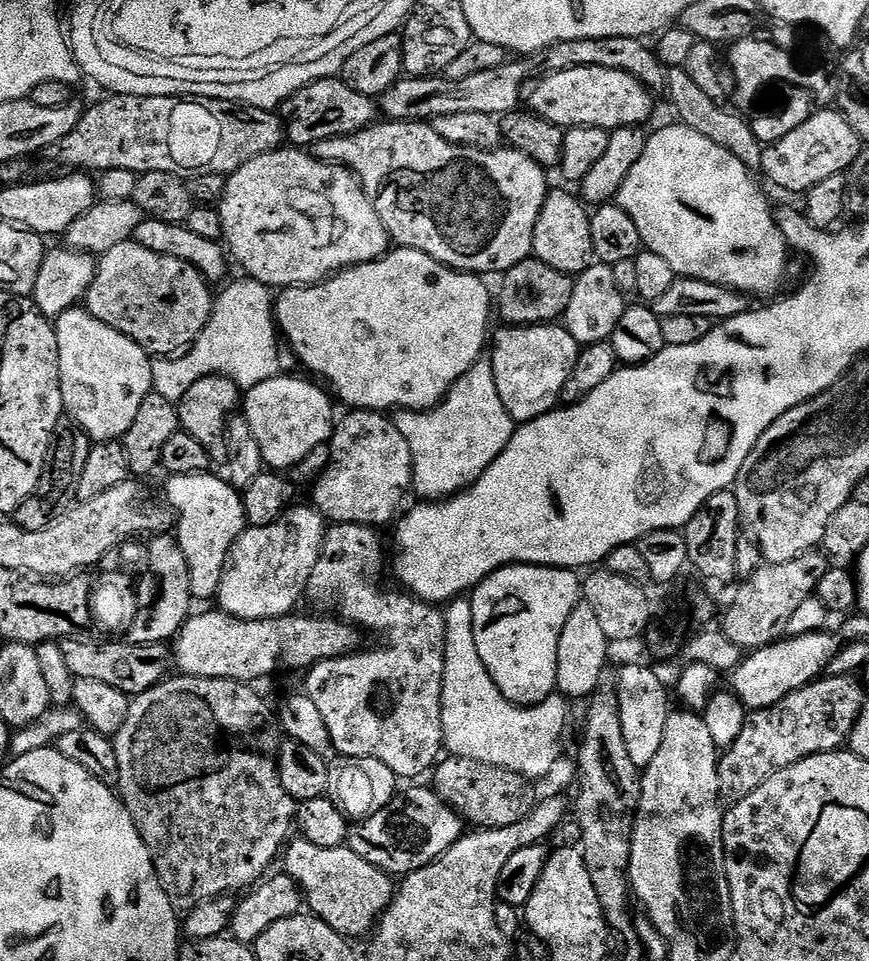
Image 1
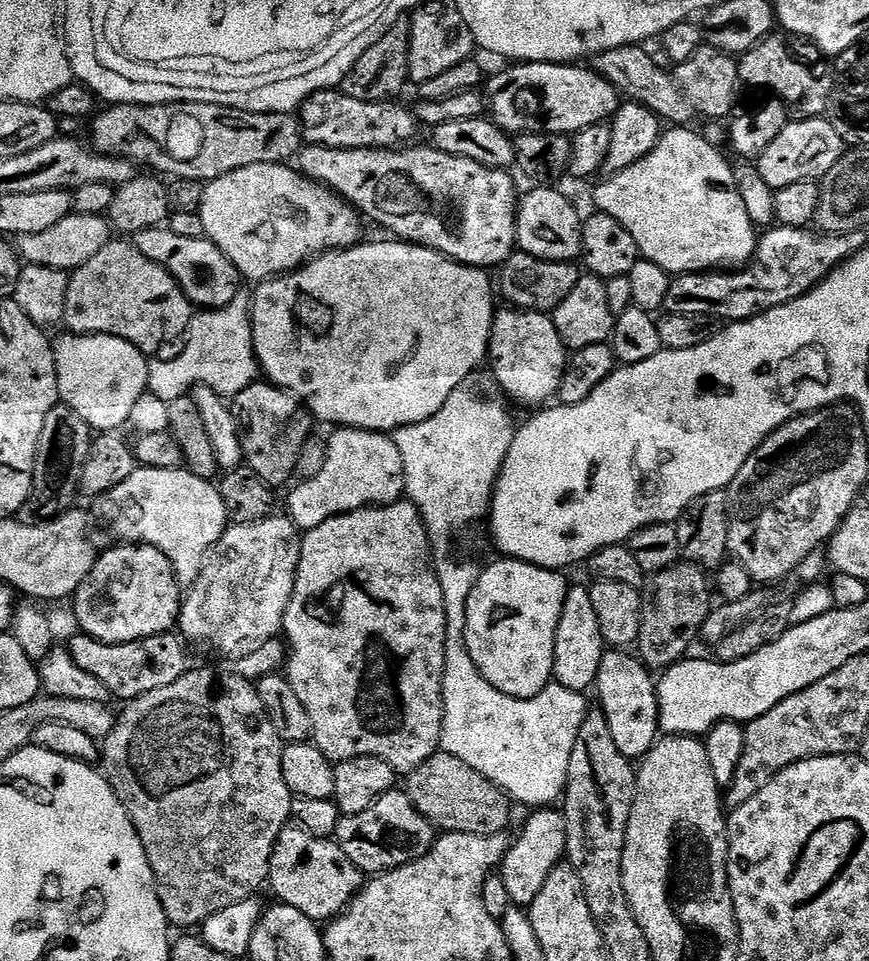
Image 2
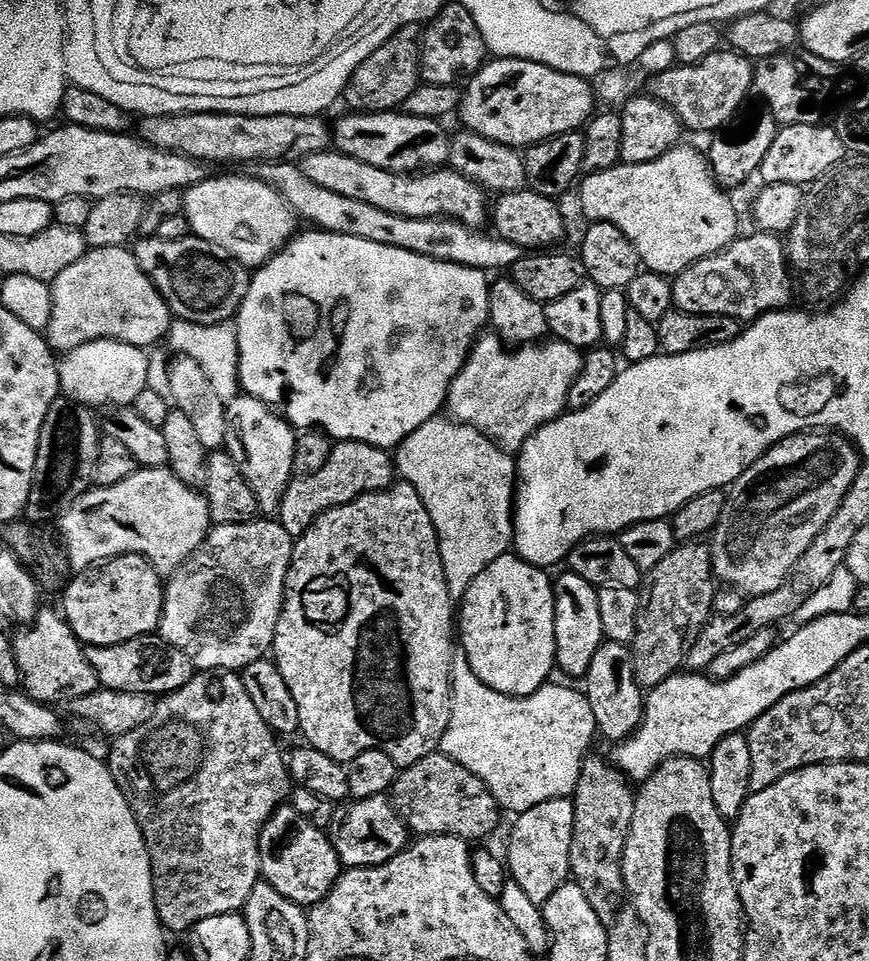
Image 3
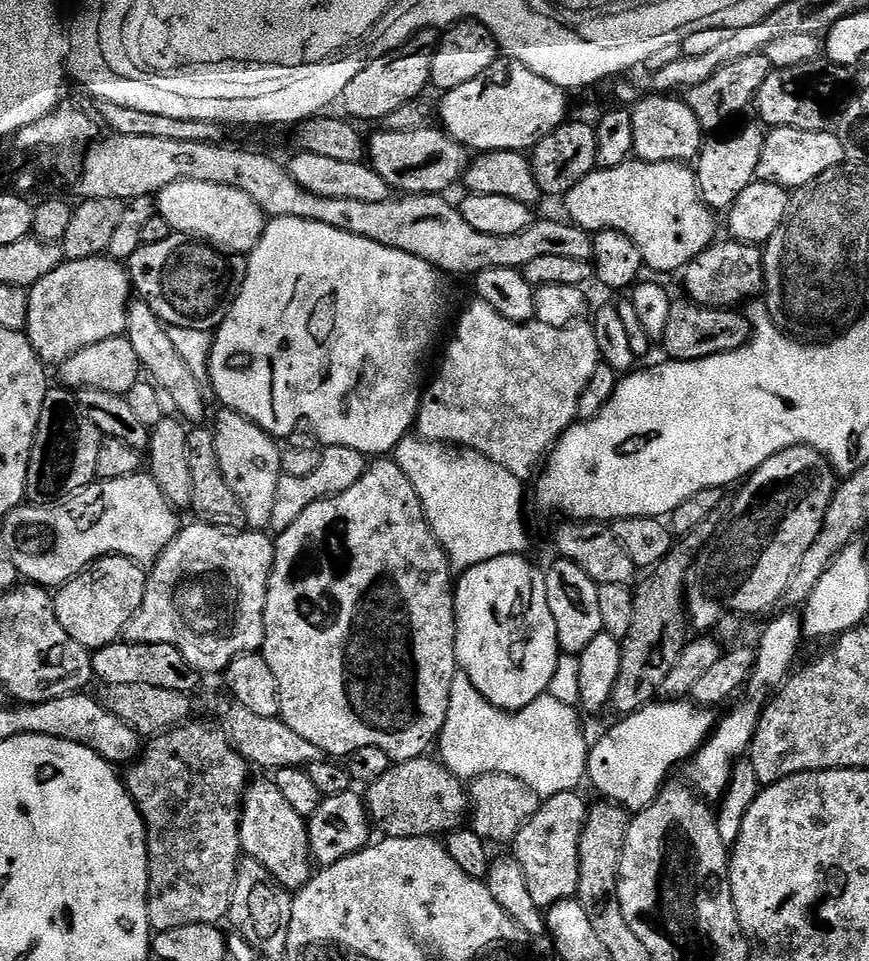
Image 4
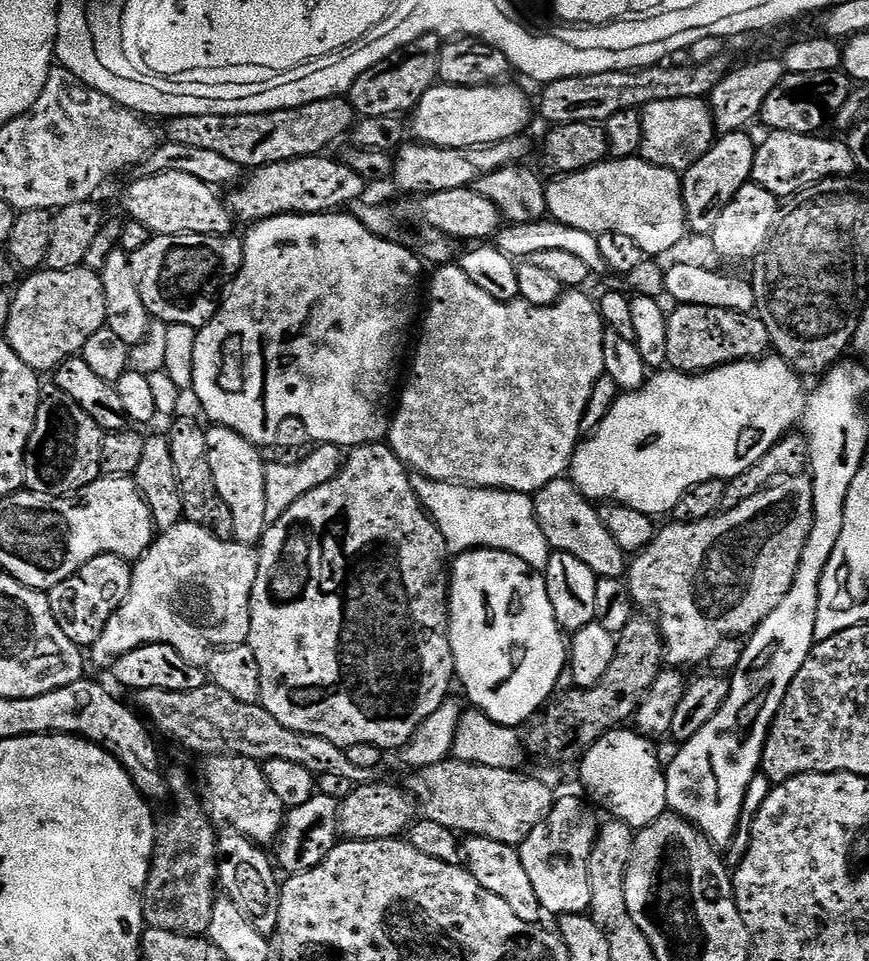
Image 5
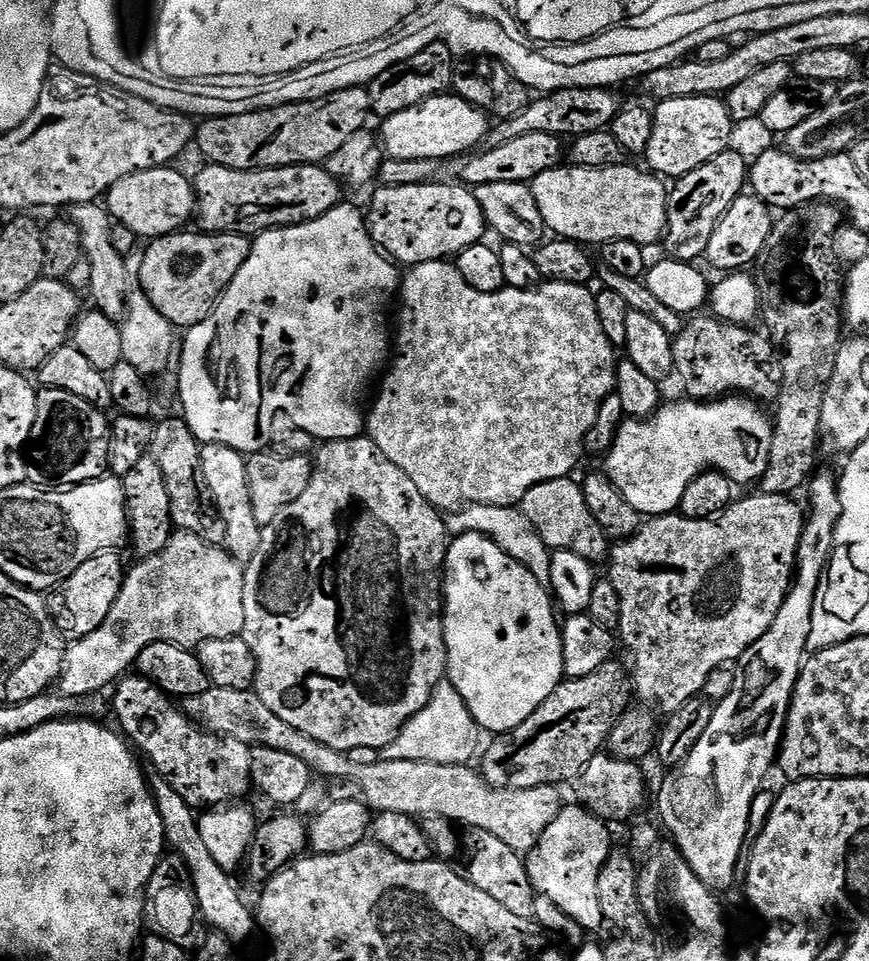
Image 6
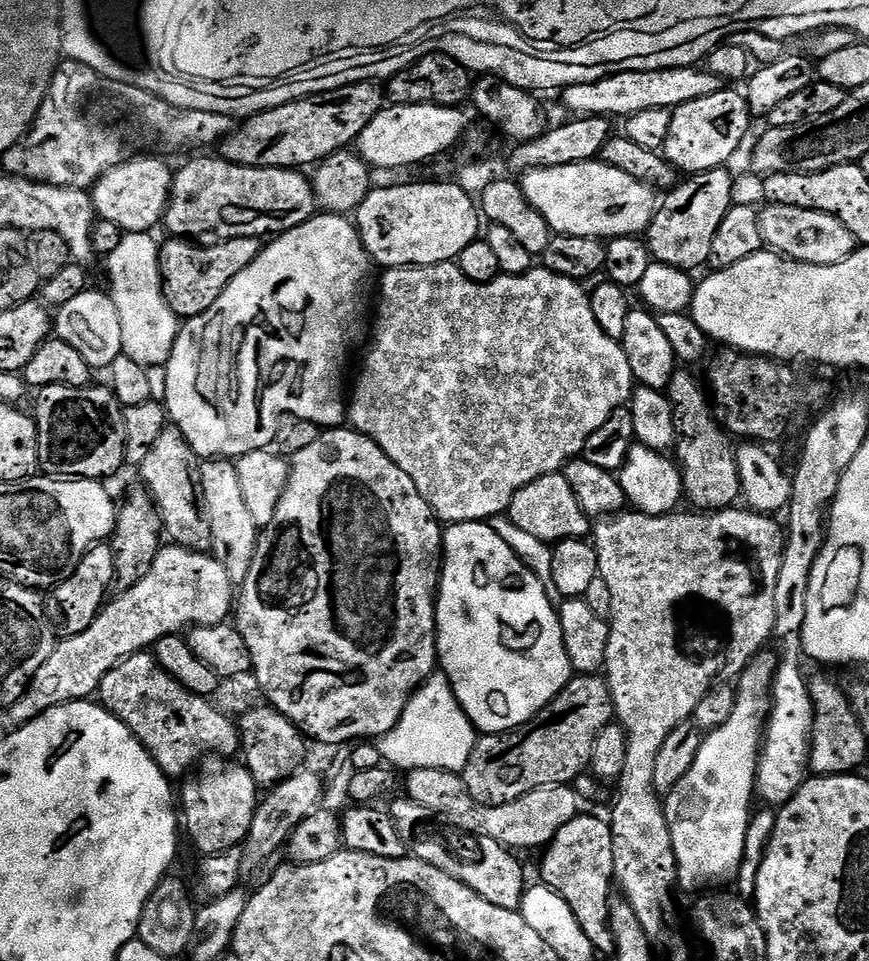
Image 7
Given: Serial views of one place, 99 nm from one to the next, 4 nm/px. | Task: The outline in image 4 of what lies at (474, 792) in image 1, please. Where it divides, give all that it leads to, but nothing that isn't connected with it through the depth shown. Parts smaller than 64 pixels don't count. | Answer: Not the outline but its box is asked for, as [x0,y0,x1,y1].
[366,755,470,837]

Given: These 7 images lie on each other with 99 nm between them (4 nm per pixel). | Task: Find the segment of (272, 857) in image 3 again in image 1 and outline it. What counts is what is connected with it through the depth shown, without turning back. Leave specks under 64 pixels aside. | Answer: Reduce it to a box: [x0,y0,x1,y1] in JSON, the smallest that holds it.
[282,838,393,937]

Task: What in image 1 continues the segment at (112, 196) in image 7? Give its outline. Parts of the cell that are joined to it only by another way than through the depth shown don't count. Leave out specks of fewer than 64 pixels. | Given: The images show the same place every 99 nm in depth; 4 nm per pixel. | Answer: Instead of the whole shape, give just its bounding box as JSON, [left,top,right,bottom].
[218,146,390,290]

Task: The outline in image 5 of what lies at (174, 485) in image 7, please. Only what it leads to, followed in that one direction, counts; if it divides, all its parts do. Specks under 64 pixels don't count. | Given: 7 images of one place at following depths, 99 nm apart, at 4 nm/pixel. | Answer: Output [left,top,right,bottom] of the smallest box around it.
[166,416,234,538]

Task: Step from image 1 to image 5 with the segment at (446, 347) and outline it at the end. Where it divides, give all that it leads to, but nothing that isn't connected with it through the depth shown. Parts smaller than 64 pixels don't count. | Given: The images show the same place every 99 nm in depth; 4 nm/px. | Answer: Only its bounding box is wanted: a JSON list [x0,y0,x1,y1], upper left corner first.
[191,214,422,450]

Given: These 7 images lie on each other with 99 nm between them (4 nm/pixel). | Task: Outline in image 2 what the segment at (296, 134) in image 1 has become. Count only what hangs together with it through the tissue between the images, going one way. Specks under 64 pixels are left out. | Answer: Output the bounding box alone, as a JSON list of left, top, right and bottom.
[298,90,418,150]

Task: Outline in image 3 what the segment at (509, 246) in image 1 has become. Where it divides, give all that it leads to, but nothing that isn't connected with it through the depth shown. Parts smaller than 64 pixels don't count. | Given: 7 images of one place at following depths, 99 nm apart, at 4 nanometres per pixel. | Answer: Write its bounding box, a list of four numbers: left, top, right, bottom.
[301,150,490,229]

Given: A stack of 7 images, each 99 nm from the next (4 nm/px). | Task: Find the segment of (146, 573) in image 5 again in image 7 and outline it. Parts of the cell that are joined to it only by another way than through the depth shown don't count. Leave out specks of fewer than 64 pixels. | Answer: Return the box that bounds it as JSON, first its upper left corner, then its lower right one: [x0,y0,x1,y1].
[3,546,234,729]

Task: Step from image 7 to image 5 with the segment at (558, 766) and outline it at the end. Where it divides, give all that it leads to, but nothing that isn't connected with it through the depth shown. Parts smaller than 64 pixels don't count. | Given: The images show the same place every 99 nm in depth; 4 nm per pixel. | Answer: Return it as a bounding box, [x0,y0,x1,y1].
[527,614,665,761]

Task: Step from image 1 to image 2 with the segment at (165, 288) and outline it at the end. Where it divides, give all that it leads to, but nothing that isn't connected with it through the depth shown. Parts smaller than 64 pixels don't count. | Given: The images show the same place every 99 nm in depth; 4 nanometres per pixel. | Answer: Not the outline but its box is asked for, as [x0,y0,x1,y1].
[63,242,194,354]

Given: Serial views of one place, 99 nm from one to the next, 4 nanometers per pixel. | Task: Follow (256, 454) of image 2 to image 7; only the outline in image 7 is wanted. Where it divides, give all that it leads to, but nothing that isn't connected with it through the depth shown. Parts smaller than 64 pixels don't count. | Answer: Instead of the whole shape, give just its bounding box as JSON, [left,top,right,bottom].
[200,458,258,586]

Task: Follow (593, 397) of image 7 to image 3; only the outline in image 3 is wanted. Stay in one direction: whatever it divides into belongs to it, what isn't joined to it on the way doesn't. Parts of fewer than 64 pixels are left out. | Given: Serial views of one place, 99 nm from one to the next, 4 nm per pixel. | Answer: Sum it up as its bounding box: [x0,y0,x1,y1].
[446,334,584,453]

